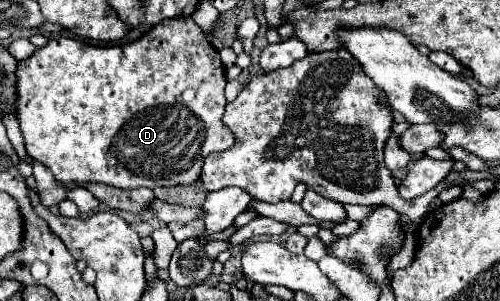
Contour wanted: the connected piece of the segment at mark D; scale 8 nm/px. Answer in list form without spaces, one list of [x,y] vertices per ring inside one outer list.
[[[190,17],[166,19],[158,25],[154,25],[140,39],[124,43],[124,45],[114,45],[114,47],[96,47],[96,45],[88,45],[80,39],[54,35],[44,47],[36,49],[28,59],[18,63],[18,69],[16,69],[16,117],[20,123],[22,135],[24,135],[26,153],[34,161],[40,161],[46,169],[50,169],[54,173],[54,179],[58,183],[62,183],[64,187],[84,187],[84,183],[106,183],[106,185],[124,187],[124,189],[192,185],[200,177],[204,157],[208,157],[214,151],[230,149],[234,145],[232,131],[222,123],[222,115],[224,115],[224,107],[226,107],[224,85],[226,85],[226,75],[224,75],[220,55],[208,41],[208,37],[202,33],[202,29]]]

